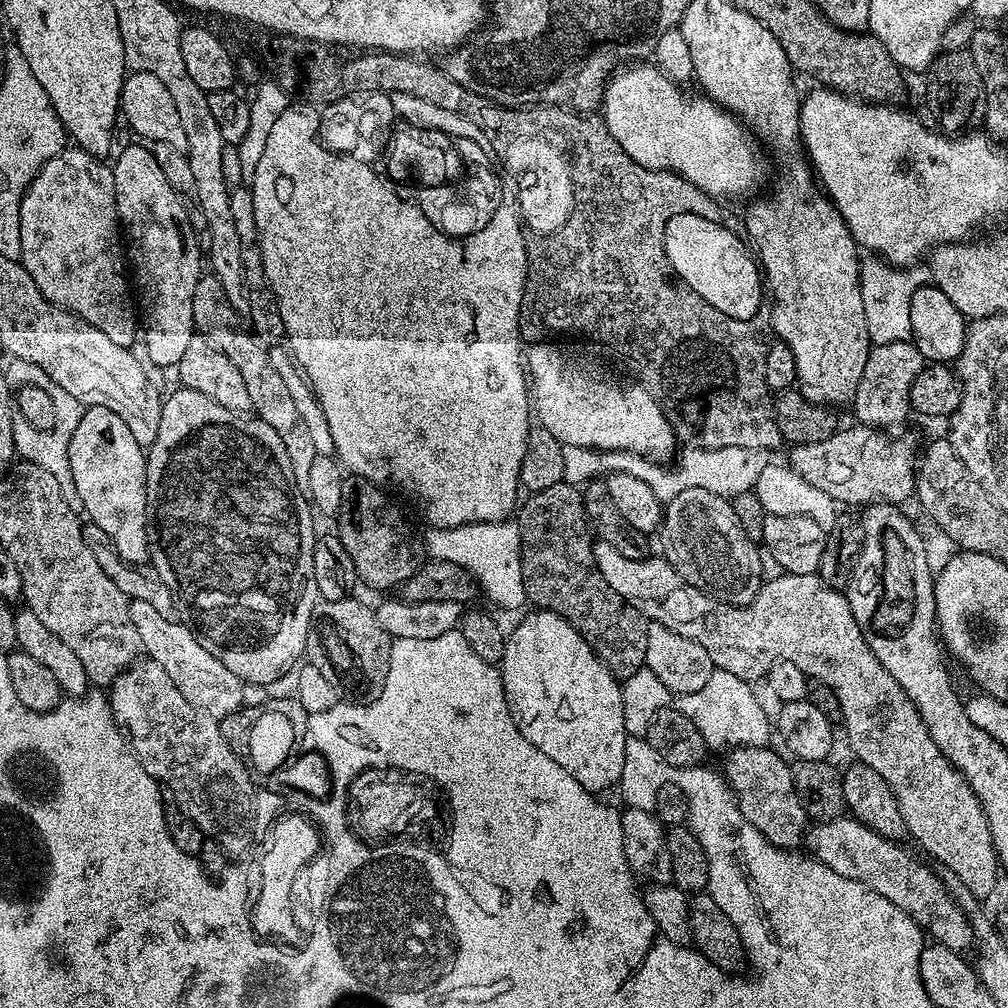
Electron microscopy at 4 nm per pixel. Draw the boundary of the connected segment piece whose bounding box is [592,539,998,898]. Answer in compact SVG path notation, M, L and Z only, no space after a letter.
M599 539L593 543L592 553L596 559L596 569L602 578L606 578L610 587L622 594L622 598L643 616L647 616L649 621L698 642L698 646L703 646L706 654L710 654L713 669L734 674L734 678L739 680L757 682L767 677L770 666L785 660L794 662L794 666L798 666L798 670L802 670L812 680L826 682L840 703L840 716L848 731L848 740L856 751L855 759L866 766L874 766L874 770L886 778L894 790L894 798L898 798L908 836L916 839L933 856L936 864L945 864L954 870L954 874L966 882L977 898L985 898L995 890L998 873L996 847L986 814L974 790L970 790L966 778L962 778L962 774L942 754L942 750L934 746L934 738L930 738L930 730L926 730L906 690L894 682L890 670L886 670L886 666L874 658L874 650L866 646L866 638L862 638L862 630L858 630L858 622L854 622L850 602L843 591L825 584L816 574L785 574L761 584L760 593L749 604L737 606L723 603L690 586L663 558L624 558L610 543Z

